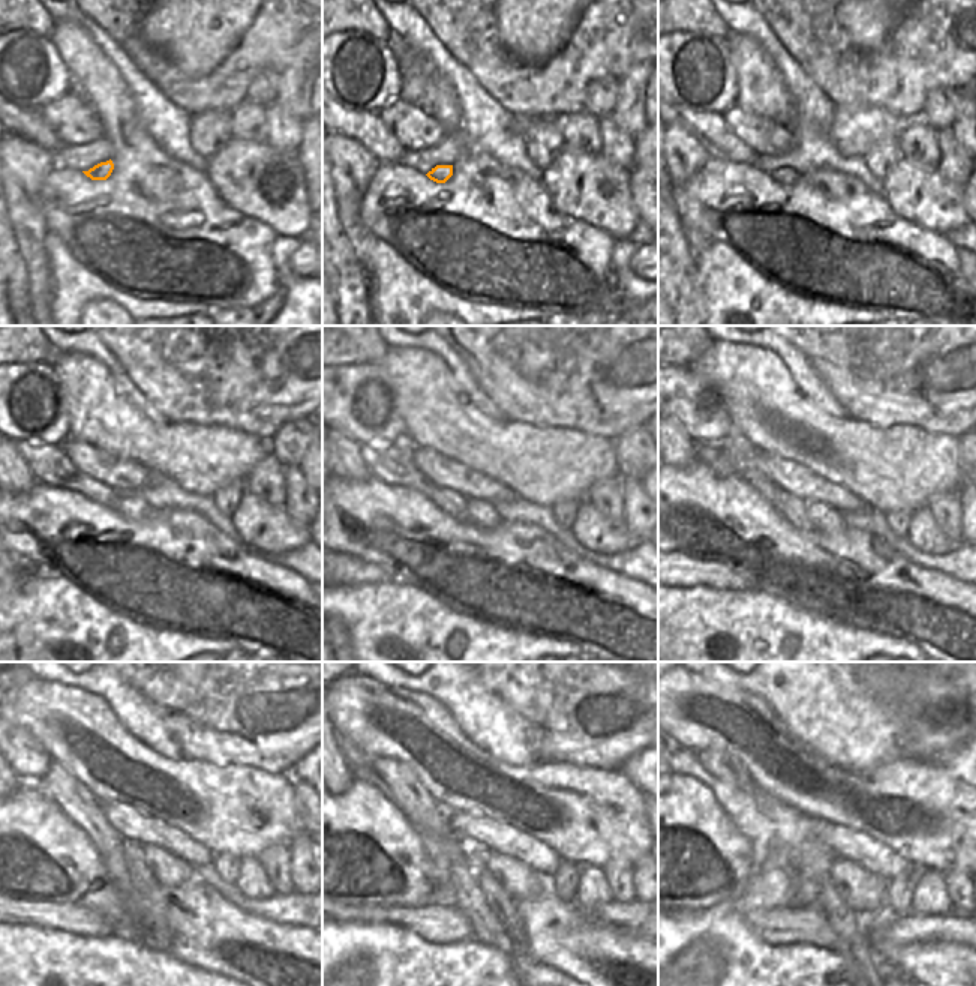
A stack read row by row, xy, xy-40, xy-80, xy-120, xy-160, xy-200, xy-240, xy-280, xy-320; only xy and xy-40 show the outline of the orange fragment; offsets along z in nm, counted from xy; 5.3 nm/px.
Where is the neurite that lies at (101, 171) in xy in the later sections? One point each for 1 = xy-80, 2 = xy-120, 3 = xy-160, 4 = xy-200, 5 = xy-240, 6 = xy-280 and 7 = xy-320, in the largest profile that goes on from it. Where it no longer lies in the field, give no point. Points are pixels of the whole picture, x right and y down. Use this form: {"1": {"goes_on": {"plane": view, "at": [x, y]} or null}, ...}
{"1": {"goes_on": {"plane": "xy-80", "at": [784, 176]}}, "2": {"goes_on": {"plane": "xy-120", "at": [129, 506]}}, "3": {"goes_on": {"plane": "xy-160", "at": [482, 514]}}, "4": {"goes_on": {"plane": "xy-200", "at": [825, 518]}}, "5": {"goes_on": {"plane": "xy-240", "at": [168, 869]}}, "6": {"goes_on": {"plane": "xy-280", "at": [519, 881]}}, "7": {"goes_on": {"plane": "xy-320", "at": [864, 892]}}}

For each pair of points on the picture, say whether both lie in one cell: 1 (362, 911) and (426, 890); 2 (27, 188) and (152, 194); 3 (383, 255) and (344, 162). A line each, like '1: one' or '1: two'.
1: two
2: two
3: two

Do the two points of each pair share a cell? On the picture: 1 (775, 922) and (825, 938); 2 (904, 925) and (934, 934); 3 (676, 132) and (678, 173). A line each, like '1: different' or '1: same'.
1: same
2: same
3: same

